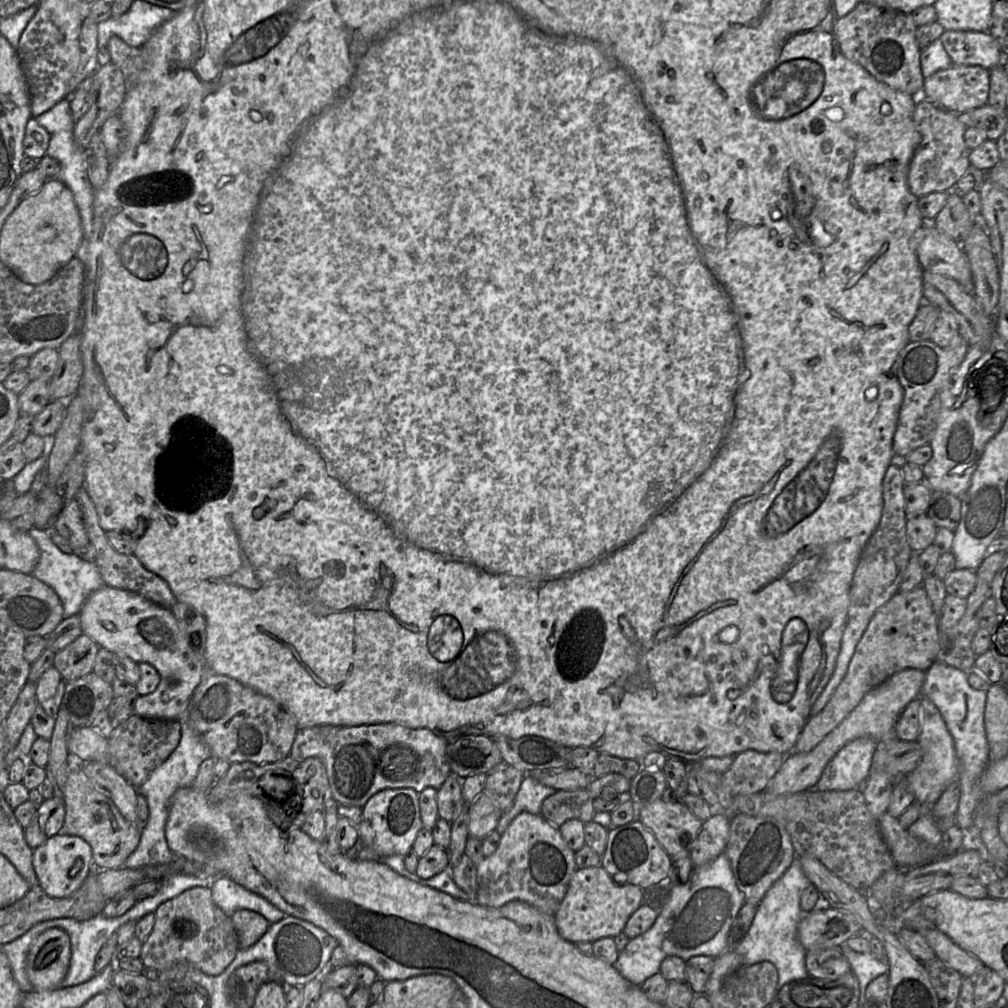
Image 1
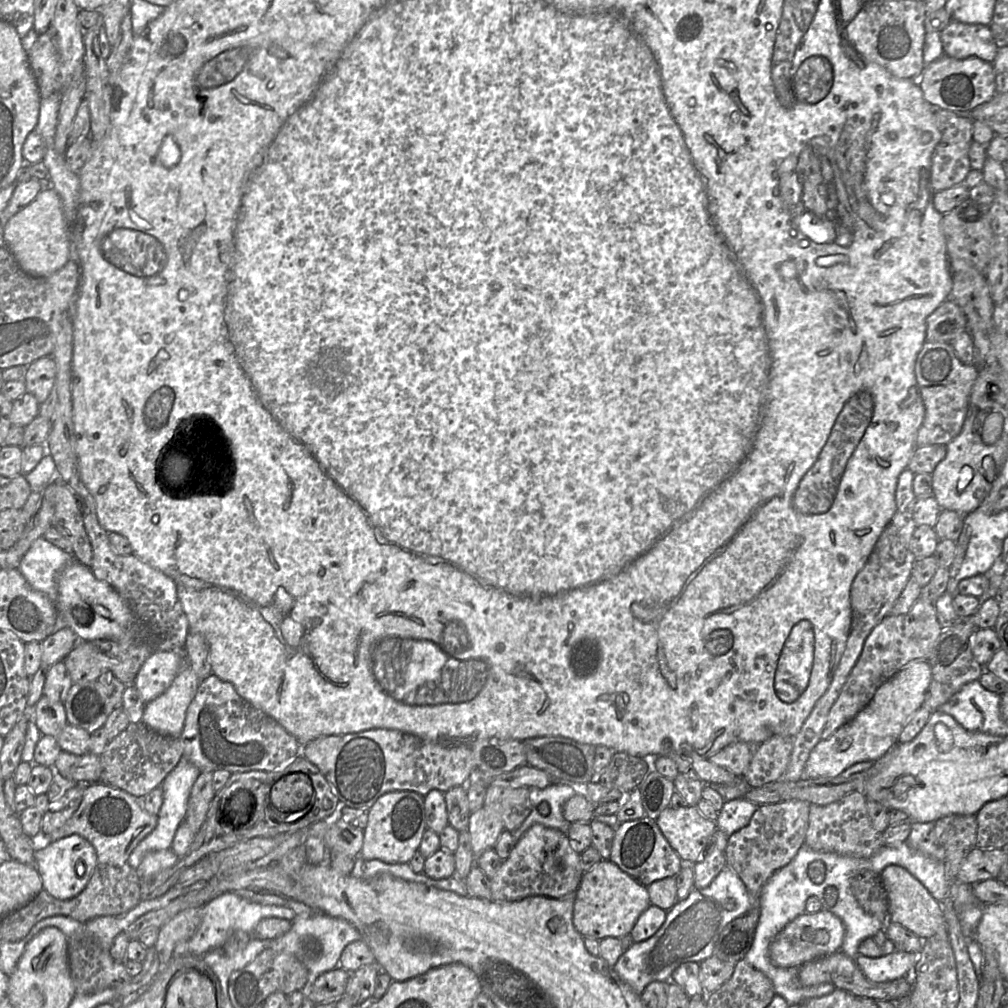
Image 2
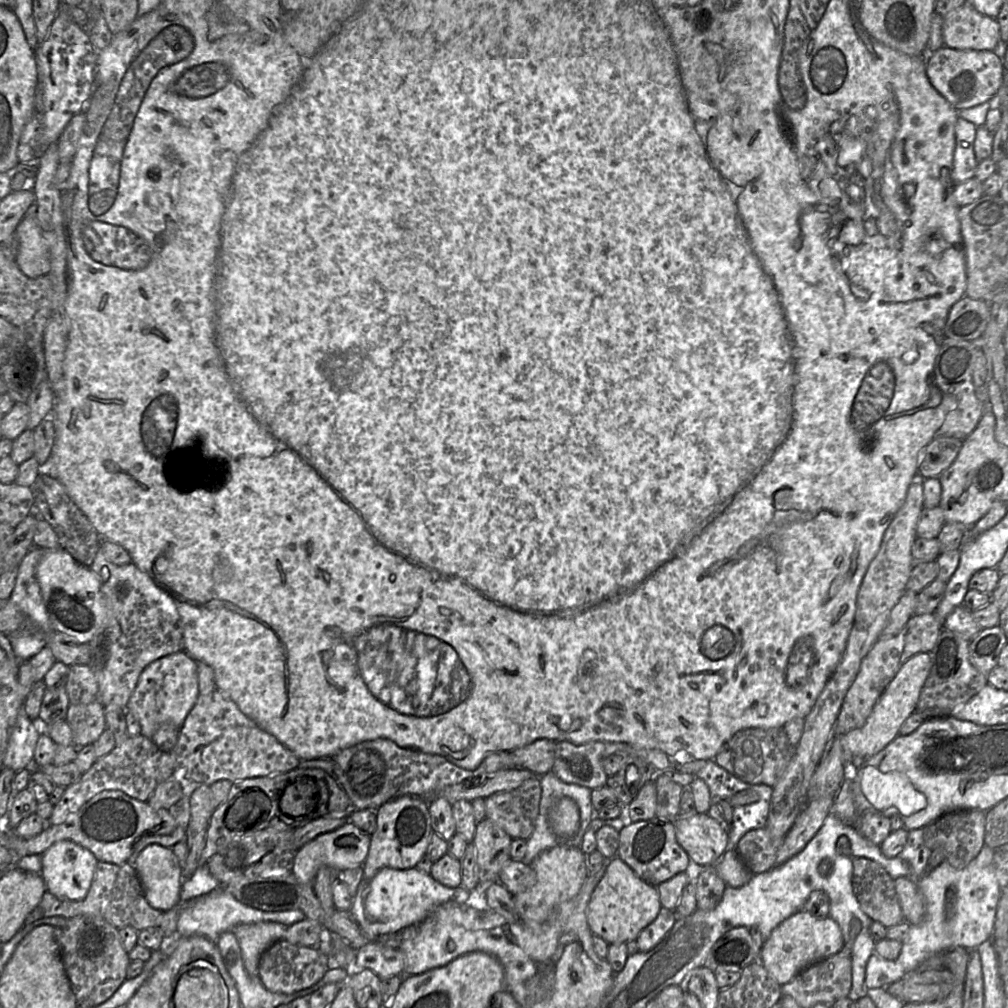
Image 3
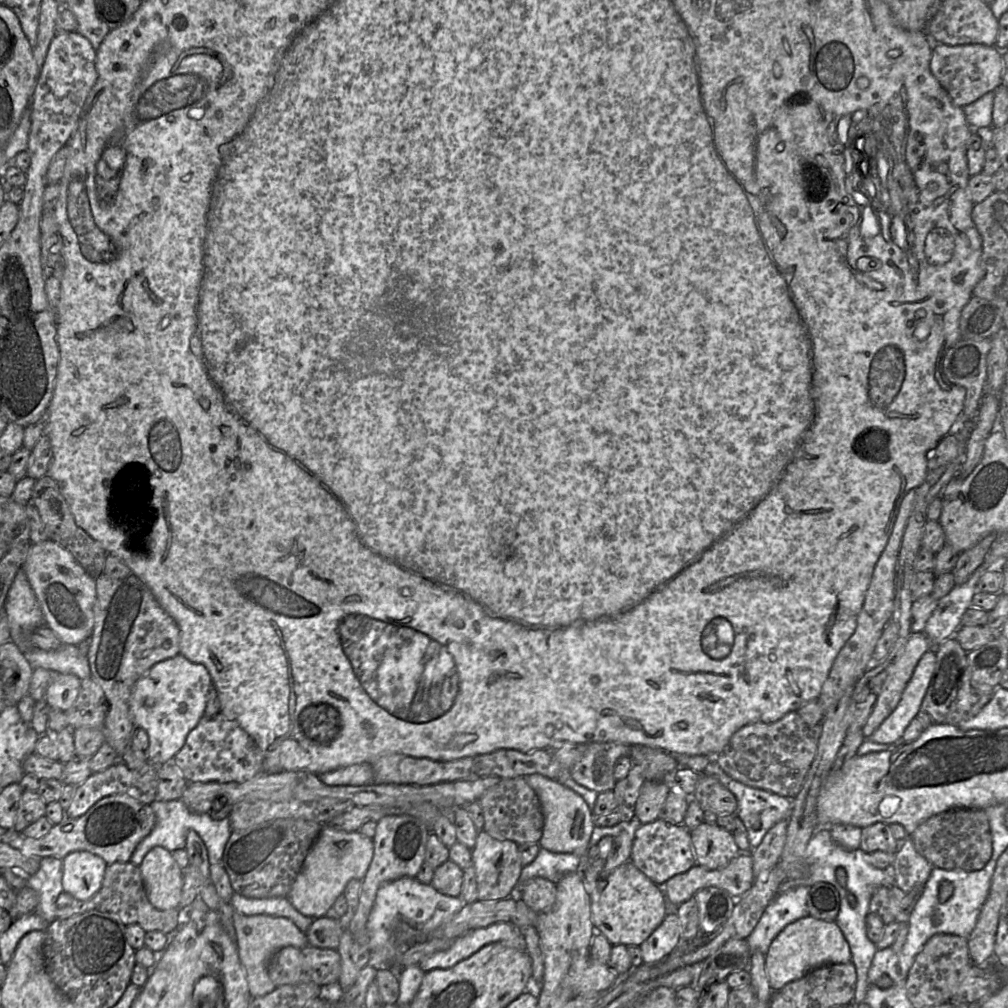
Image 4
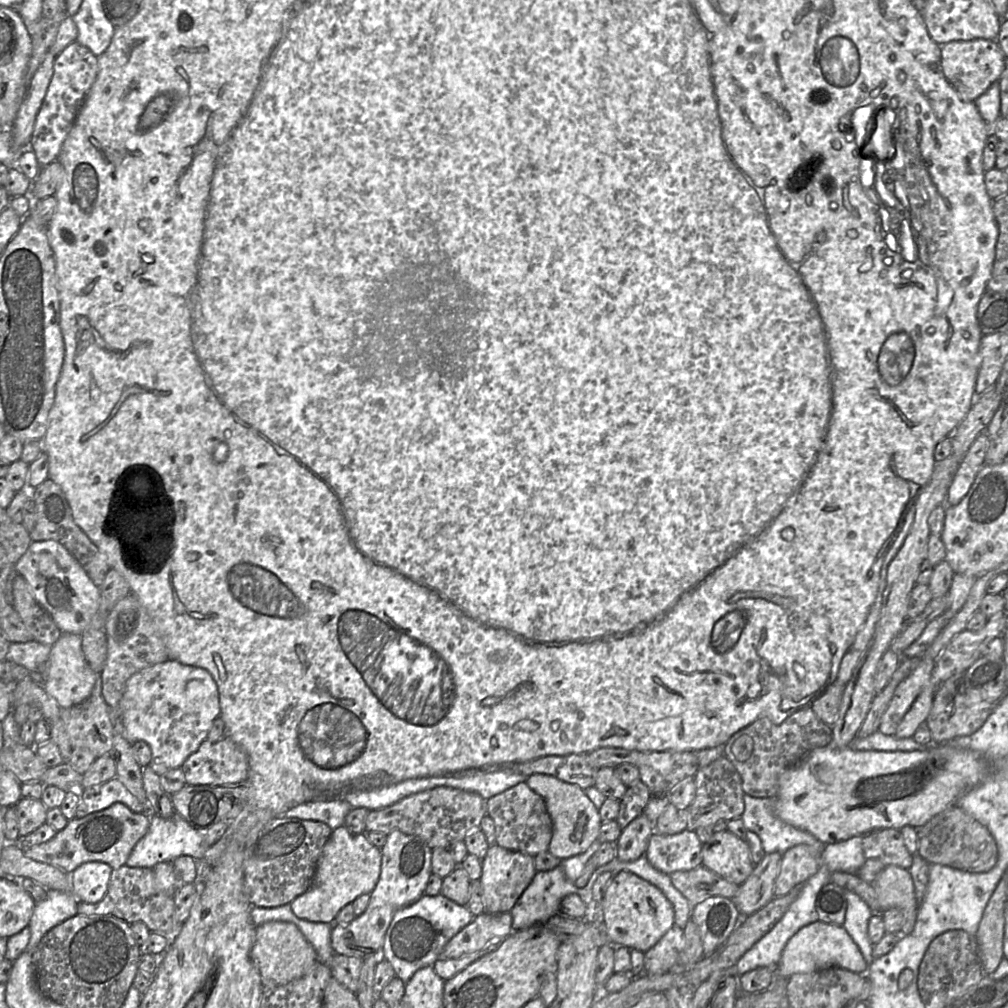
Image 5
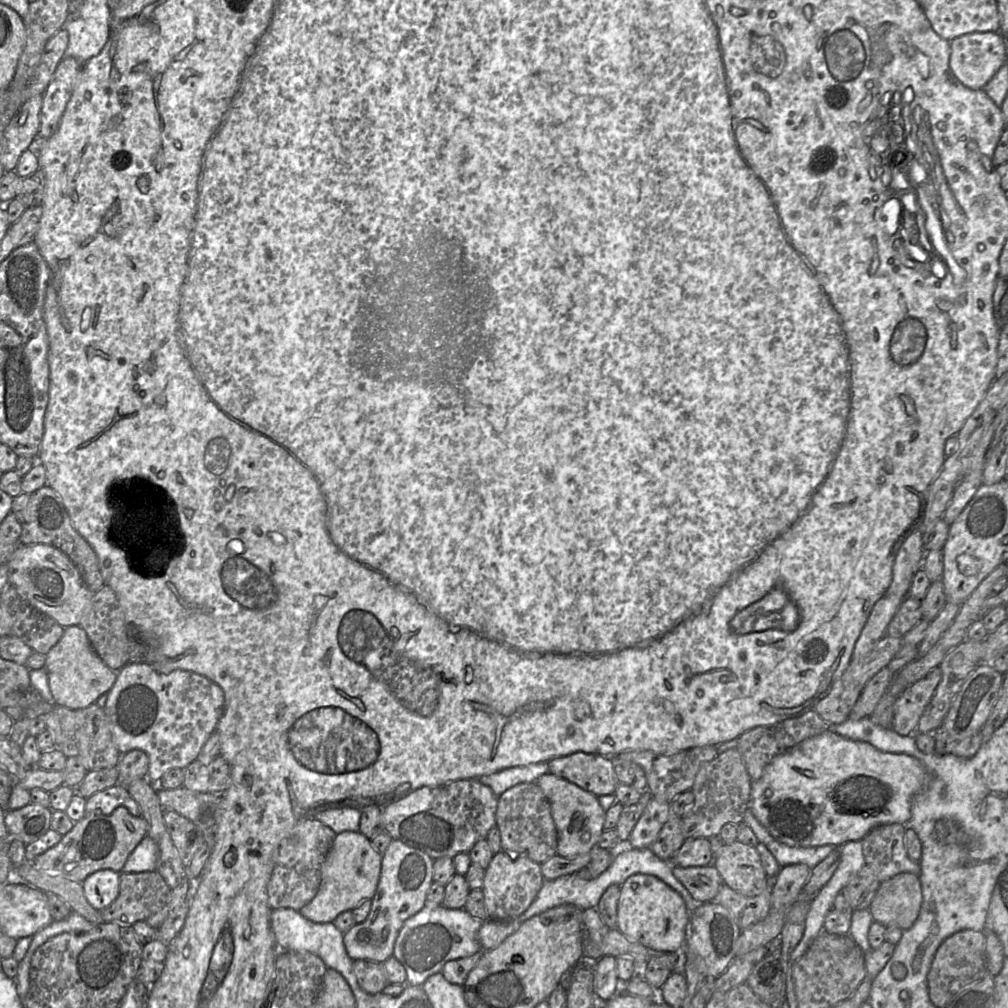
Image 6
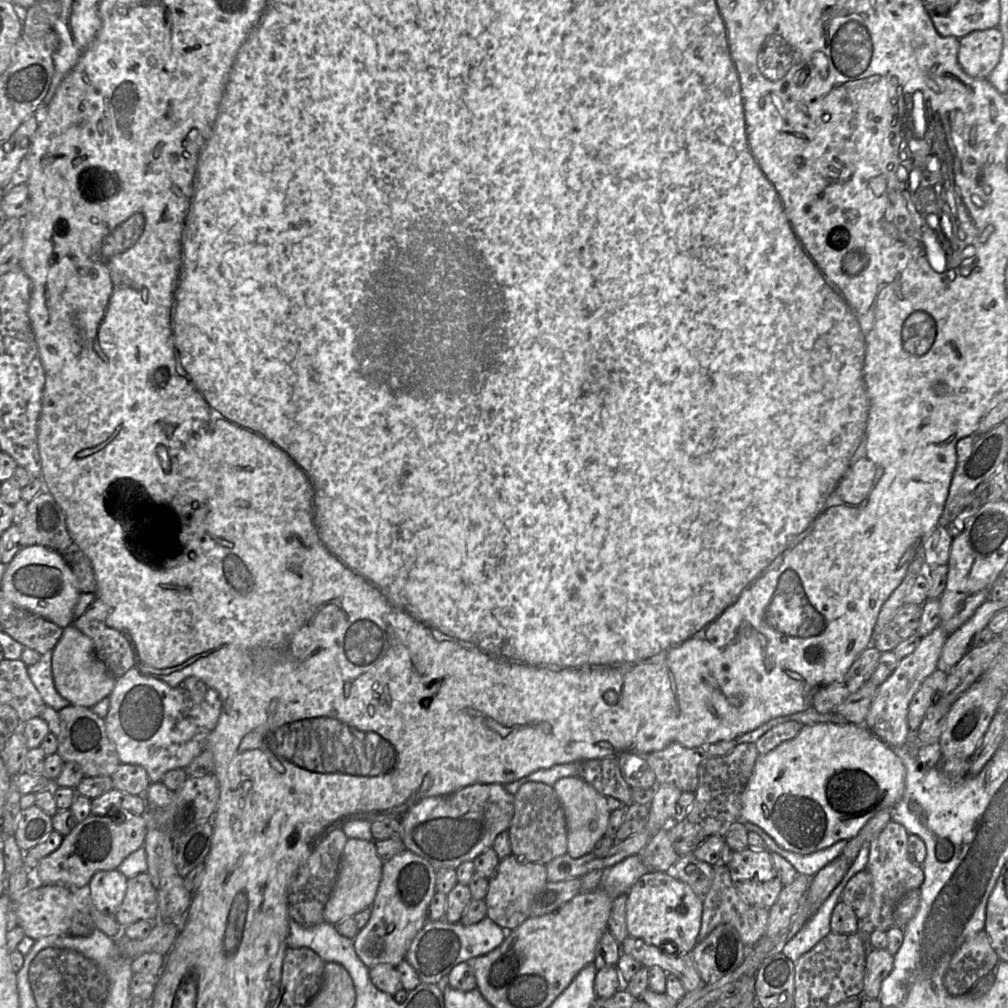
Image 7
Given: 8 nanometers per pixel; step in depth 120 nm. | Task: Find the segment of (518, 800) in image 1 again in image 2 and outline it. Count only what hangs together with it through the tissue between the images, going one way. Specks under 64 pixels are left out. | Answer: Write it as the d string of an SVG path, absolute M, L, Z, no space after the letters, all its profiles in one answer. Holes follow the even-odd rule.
M554 782L545 788L529 788L531 813L517 830L510 831L516 841L536 823L566 834L571 823L563 816L563 805L580 789L581 787L564 782Z

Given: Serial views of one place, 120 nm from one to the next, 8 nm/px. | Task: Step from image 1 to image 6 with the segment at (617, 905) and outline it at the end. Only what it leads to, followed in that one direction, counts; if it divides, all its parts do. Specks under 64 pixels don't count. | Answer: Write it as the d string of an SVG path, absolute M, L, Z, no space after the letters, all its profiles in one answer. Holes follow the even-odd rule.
M634 874L620 886L617 907L618 930L629 940L659 952L676 952L686 943L689 913L683 898L662 880Z

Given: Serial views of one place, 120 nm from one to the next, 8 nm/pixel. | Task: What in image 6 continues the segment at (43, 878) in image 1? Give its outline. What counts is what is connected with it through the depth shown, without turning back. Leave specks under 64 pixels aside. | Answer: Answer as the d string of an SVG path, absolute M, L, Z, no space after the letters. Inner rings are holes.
M112 869L98 870L83 882L85 897L97 910L110 906L119 894L120 873Z

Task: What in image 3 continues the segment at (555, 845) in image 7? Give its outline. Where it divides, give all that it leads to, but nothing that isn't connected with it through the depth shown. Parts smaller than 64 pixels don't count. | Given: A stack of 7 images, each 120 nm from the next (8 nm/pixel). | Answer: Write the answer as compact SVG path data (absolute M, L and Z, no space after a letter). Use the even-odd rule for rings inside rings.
M533 776L515 789L498 792L485 798L486 819L503 829L512 839L527 840L533 833L541 799L540 776Z

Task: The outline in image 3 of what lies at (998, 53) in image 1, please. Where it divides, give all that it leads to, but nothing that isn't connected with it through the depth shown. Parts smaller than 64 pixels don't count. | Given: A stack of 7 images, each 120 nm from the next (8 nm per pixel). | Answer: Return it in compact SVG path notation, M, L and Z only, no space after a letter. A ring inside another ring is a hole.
M966 2L943 17L942 36L944 45L952 49L993 51L1000 41L1000 27L996 18L979 13Z

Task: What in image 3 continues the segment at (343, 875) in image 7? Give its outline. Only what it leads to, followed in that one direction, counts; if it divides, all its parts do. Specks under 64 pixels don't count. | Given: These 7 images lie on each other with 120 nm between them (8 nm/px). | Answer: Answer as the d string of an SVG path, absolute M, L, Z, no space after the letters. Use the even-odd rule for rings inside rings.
M348 821L341 827L321 834L298 850L293 863L293 873L302 884L312 885L321 866L329 866L337 872L363 866L371 843L371 836Z

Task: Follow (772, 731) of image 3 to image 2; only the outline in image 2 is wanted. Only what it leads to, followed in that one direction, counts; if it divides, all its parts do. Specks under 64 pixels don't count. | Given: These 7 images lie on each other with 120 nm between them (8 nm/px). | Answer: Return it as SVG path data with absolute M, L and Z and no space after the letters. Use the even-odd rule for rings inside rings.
M742 741L733 742L711 755L708 759L711 763L742 777L751 762L757 745L759 744Z

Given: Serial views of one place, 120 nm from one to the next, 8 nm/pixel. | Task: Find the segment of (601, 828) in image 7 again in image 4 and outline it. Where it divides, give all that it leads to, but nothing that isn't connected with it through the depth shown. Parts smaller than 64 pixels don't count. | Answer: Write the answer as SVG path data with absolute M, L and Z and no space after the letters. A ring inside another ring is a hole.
M531 774L524 778L539 798L544 816L540 848L553 853L577 853L583 849L588 850L596 824L595 815L583 797L559 781L540 774Z

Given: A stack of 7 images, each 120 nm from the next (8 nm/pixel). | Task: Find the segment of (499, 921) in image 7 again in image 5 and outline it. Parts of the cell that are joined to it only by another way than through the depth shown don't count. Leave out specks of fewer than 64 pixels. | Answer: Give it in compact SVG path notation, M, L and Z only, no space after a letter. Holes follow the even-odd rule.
M497 844L489 846L485 857L481 860L481 865L480 881L483 888L483 905L485 912L491 914L510 912L537 872L532 856L507 850Z

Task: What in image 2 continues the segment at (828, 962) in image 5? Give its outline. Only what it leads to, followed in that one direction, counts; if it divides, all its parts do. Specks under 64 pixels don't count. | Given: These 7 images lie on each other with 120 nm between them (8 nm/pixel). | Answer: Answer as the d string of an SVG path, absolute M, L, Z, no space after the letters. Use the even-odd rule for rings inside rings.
M822 909L816 913L803 913L787 924L772 940L769 953L772 963L780 968L801 967L819 958L841 950L845 927L840 918Z

